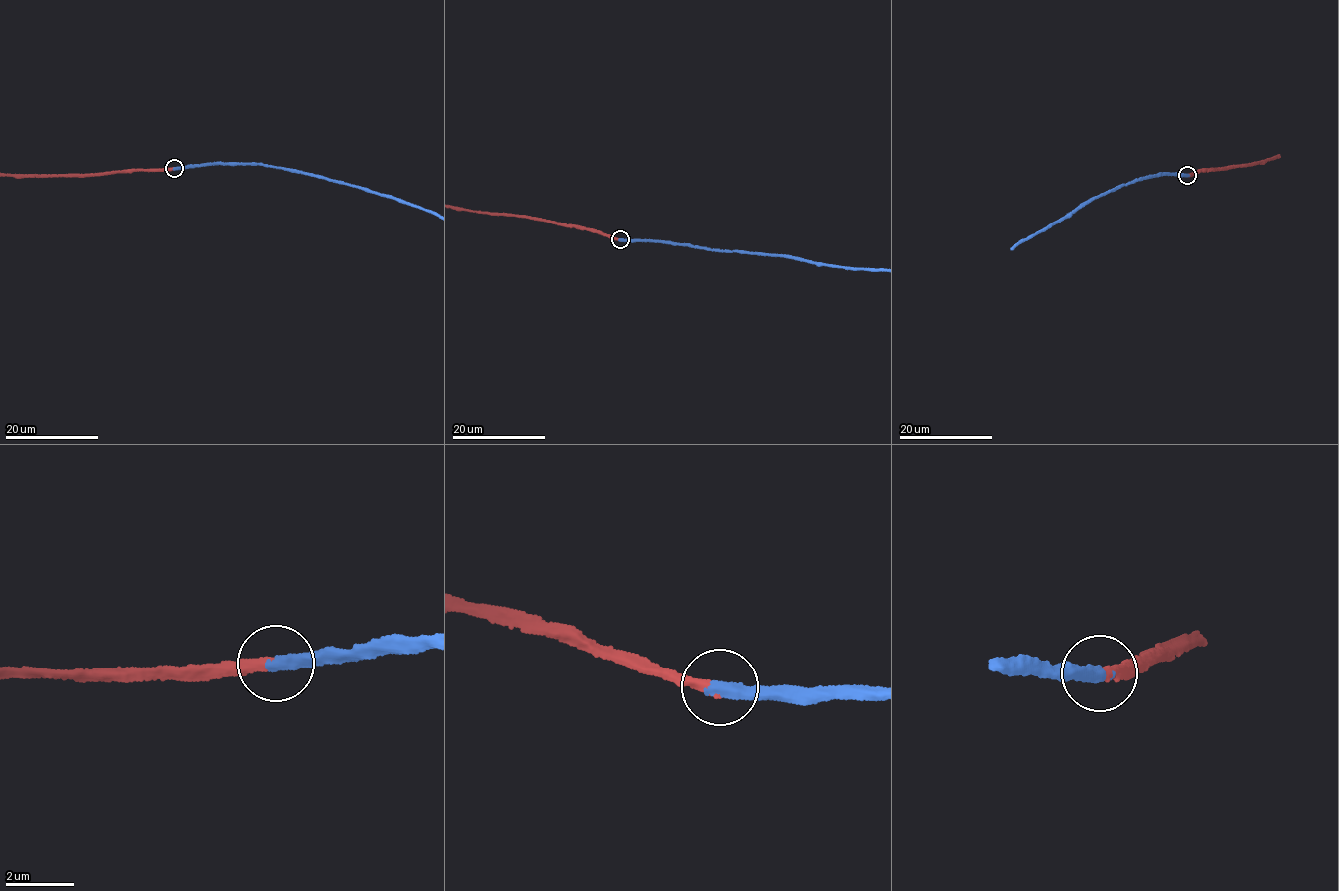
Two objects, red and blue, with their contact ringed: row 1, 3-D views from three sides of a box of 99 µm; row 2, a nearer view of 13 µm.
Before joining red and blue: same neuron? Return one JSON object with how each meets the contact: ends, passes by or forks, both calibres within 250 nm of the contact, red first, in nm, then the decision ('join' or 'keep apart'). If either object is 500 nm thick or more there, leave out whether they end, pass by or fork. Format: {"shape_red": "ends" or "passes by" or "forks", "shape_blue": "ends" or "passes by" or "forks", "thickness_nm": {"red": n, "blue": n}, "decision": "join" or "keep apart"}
{"shape_red": "ends", "shape_blue": "ends", "thickness_nm": {"red": 320, "blue": 400}, "decision": "join"}

